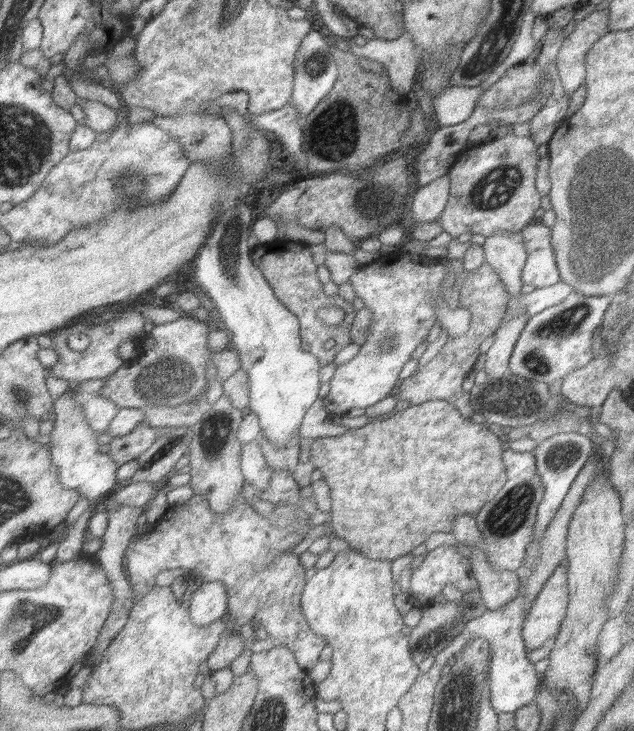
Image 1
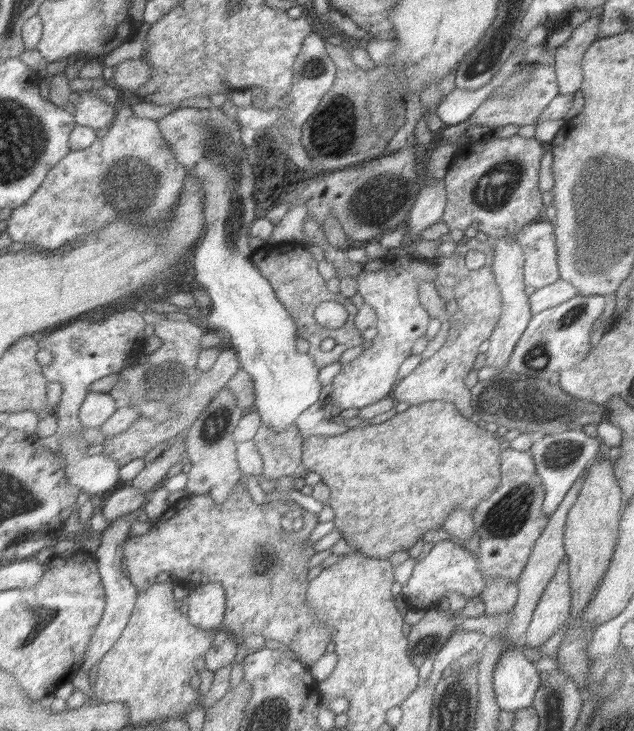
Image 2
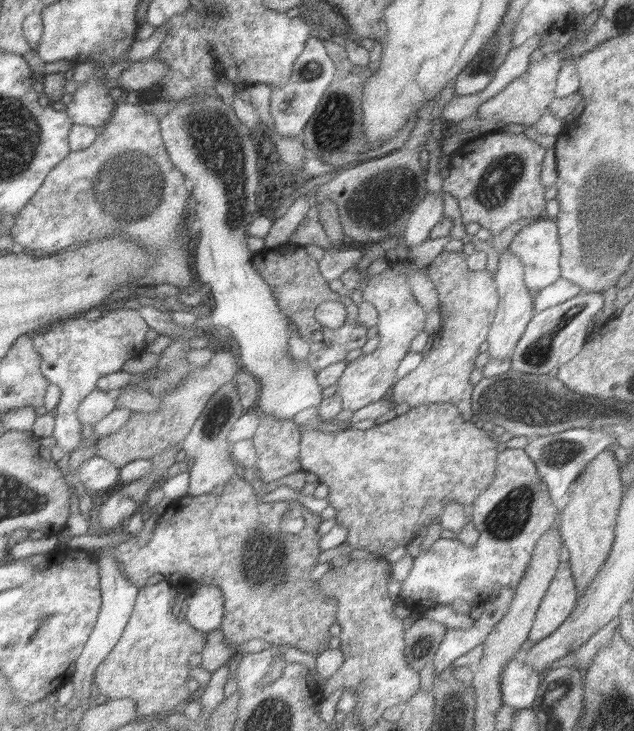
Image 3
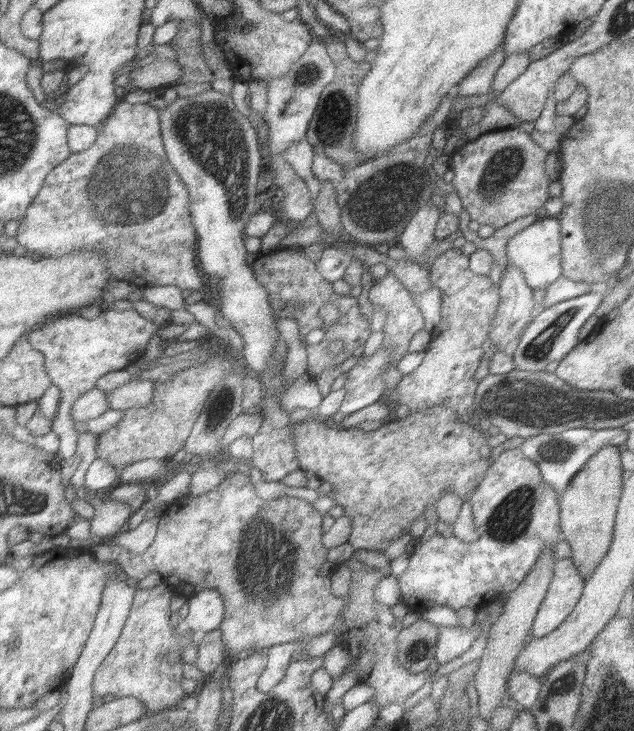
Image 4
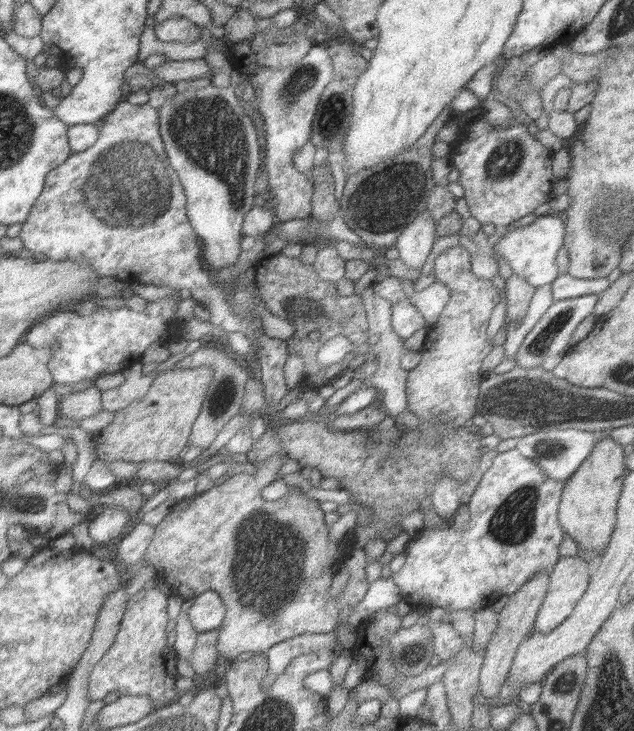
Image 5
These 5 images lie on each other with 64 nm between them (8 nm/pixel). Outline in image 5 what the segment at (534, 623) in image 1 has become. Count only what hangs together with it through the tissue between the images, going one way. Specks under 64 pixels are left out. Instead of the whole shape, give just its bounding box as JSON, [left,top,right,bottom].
[533,558,591,634]

